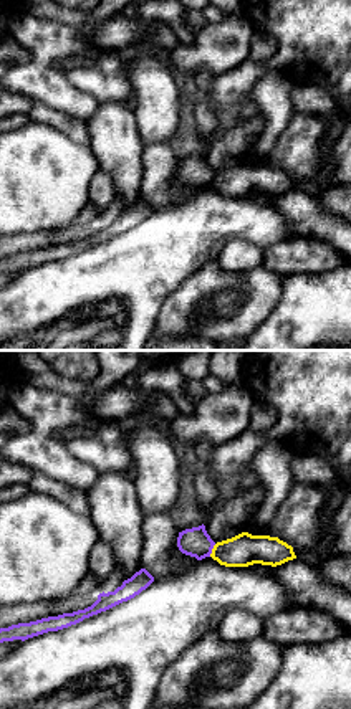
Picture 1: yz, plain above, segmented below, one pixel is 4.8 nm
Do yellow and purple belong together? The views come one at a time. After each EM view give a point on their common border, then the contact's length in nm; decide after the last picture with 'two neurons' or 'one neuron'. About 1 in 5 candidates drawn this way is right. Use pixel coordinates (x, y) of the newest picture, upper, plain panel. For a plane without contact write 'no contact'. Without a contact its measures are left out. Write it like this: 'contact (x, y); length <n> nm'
contact (212, 180); length 70 nm

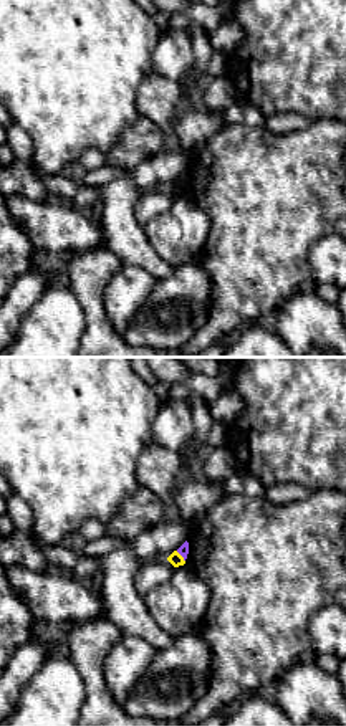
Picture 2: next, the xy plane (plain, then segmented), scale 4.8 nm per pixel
contact (181, 186); length 70 nm

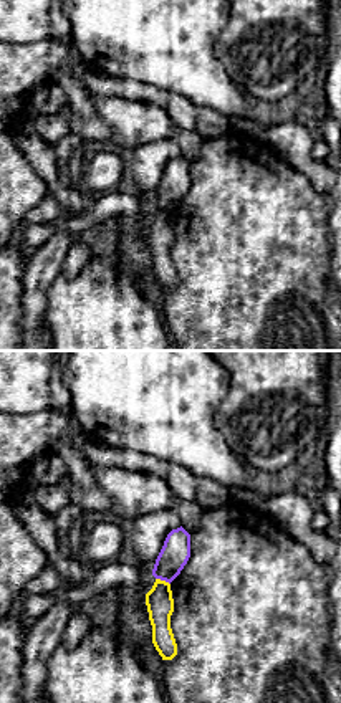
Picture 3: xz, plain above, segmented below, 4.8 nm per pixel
contact (163, 210); length 80 nm

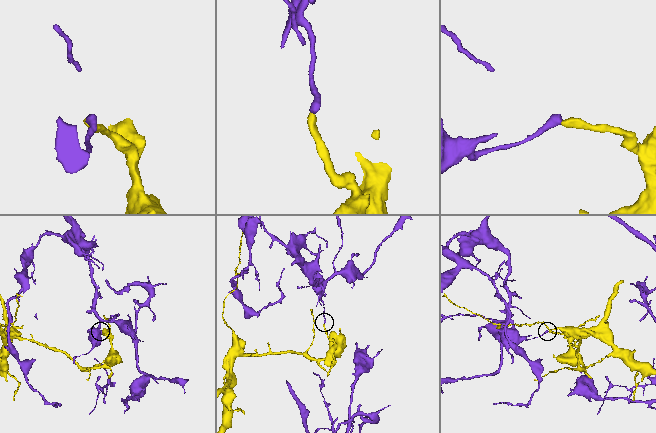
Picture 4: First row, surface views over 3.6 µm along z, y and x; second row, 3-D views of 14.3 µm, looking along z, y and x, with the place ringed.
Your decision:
two neurons

